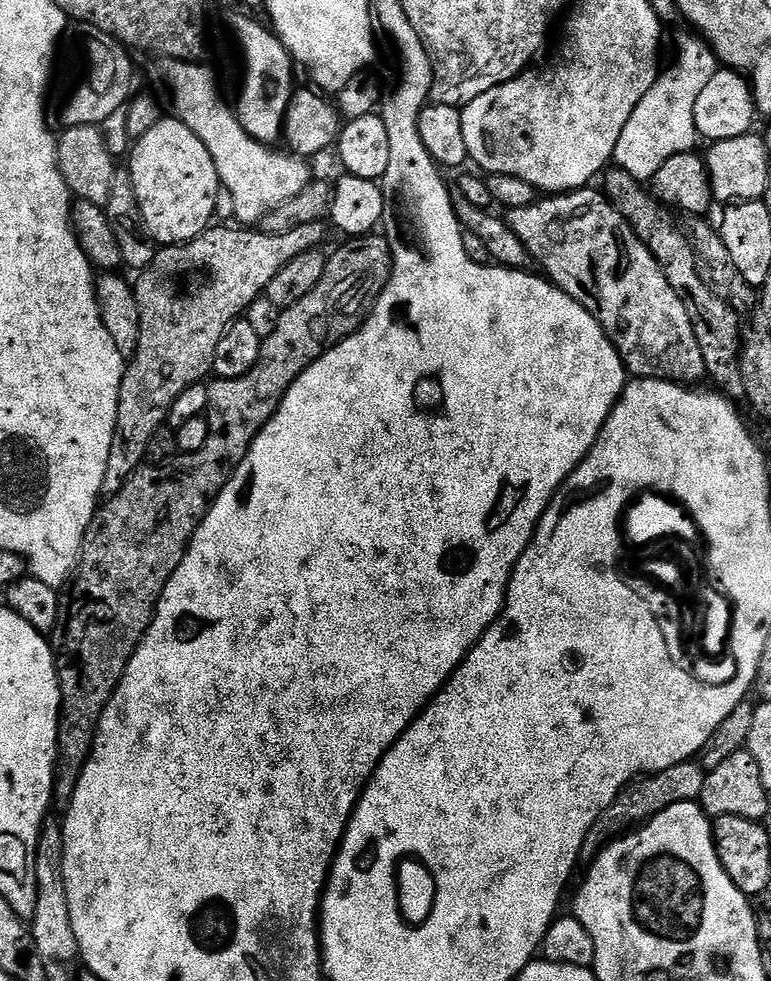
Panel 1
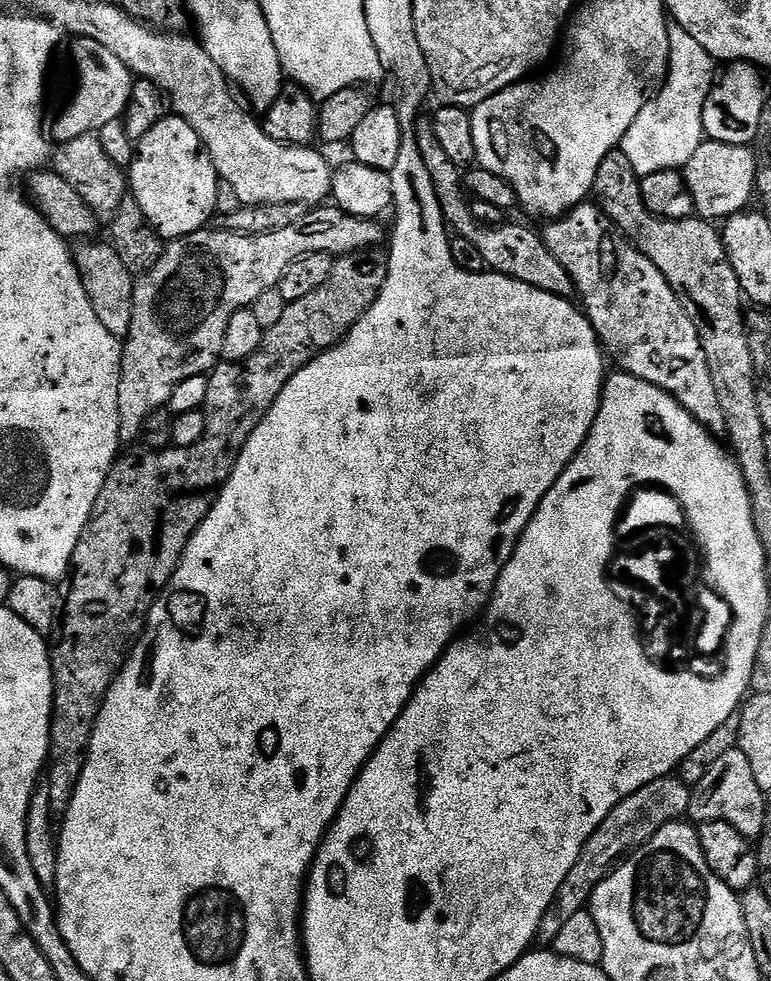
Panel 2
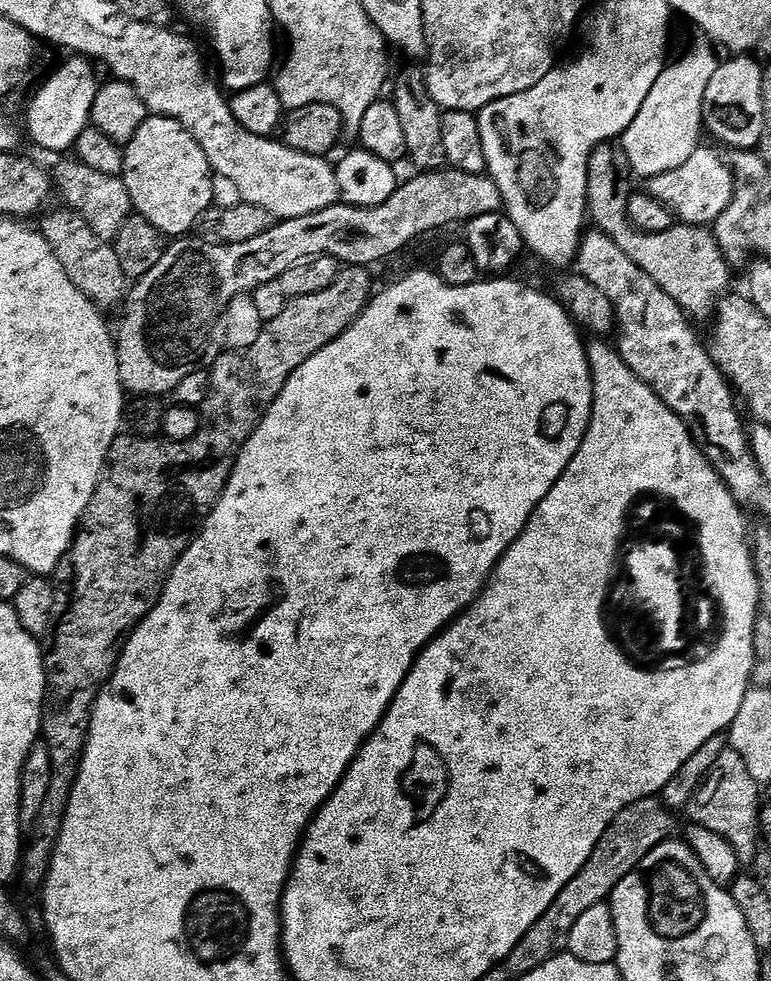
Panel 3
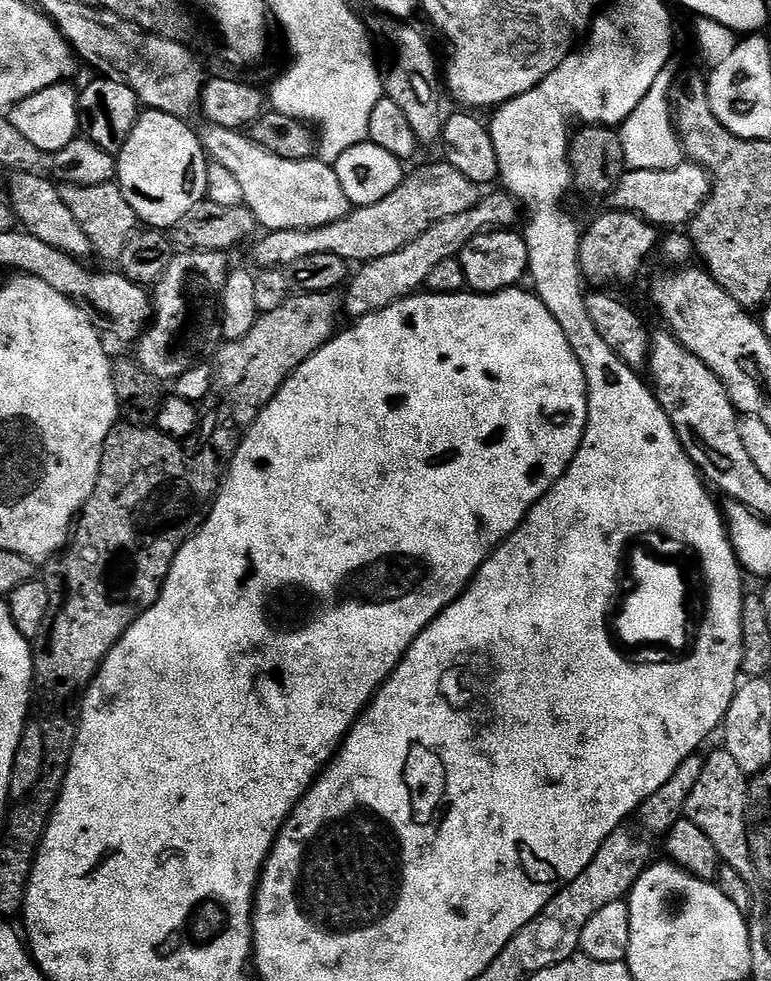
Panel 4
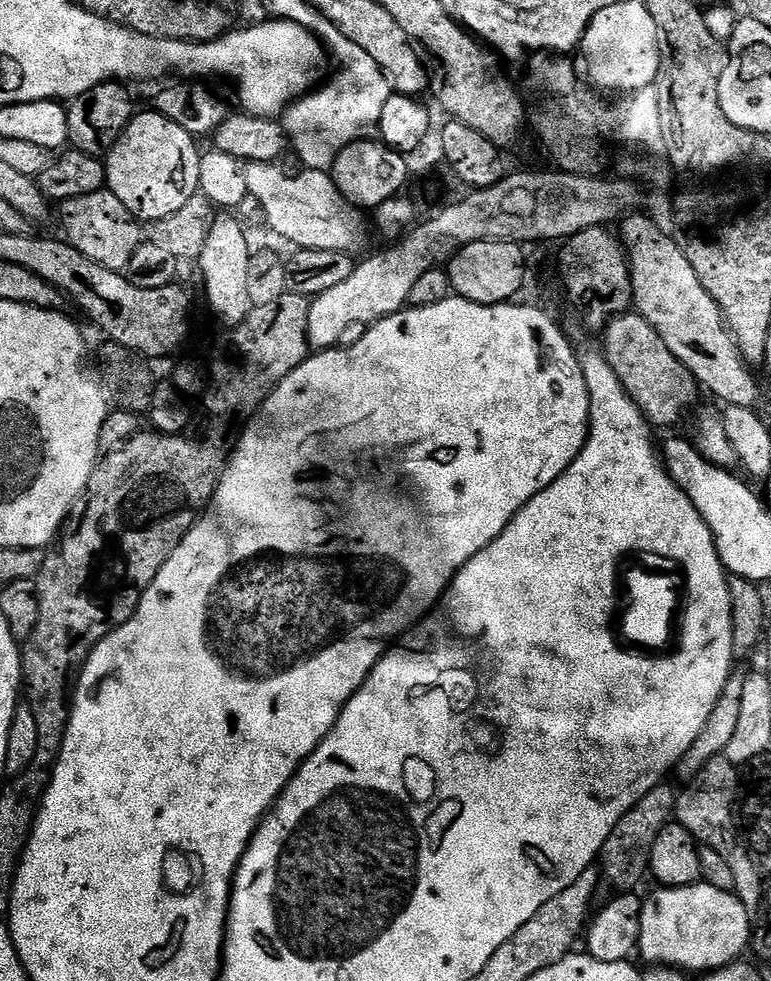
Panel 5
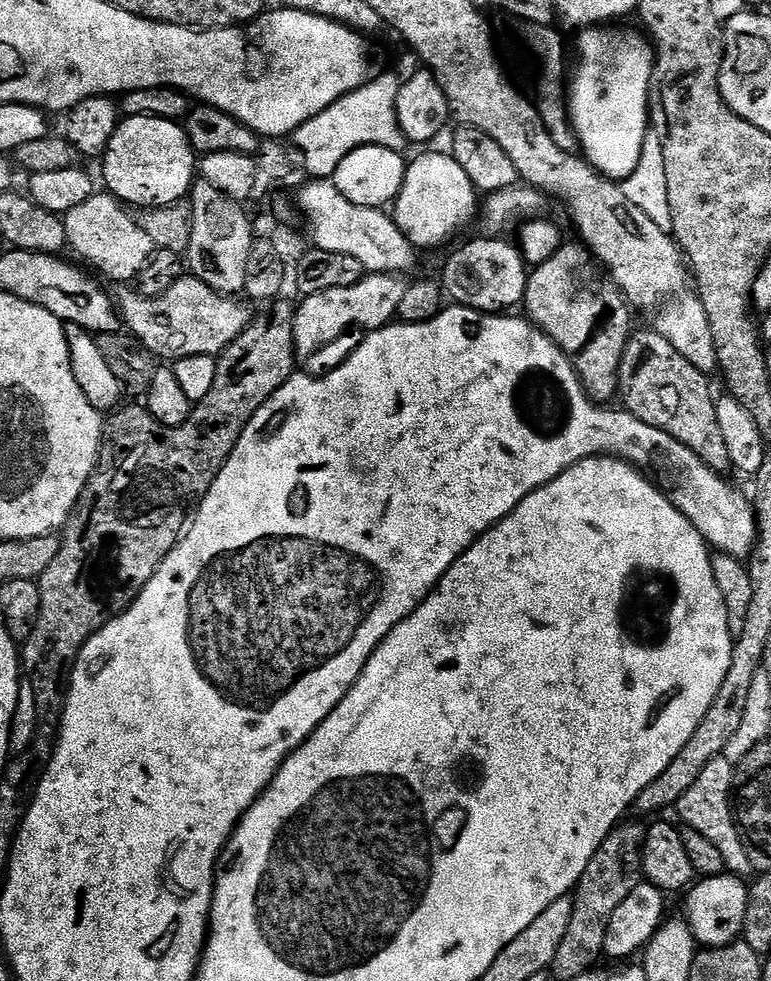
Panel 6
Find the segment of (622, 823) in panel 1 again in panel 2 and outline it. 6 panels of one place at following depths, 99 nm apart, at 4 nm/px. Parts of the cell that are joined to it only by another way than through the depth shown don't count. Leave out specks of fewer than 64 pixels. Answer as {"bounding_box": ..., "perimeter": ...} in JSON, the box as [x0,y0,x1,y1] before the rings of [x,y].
{"bounding_box":[539,775,692,946],"perimeter":[[[671,775],[642,786],[642,790],[630,794],[630,798],[614,806],[606,822],[602,822],[602,826],[598,826],[596,833],[586,842],[578,862],[574,862],[574,870],[566,874],[566,882],[558,886],[558,894],[554,902],[550,902],[540,923],[539,943],[551,946],[558,938],[558,933],[566,927],[567,920],[573,914],[583,912],[589,907],[594,890],[616,869],[617,864],[631,856],[637,848],[648,844],[650,838],[654,838],[658,830],[662,830],[662,826],[687,817],[691,797],[692,788],[675,775]]]}

